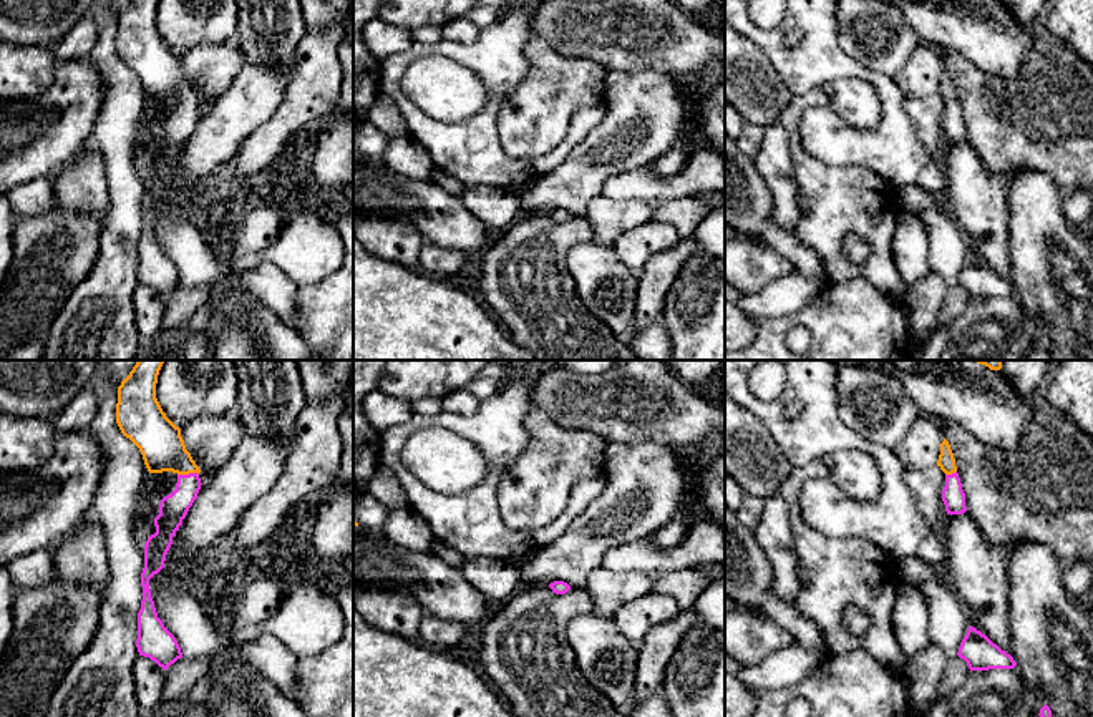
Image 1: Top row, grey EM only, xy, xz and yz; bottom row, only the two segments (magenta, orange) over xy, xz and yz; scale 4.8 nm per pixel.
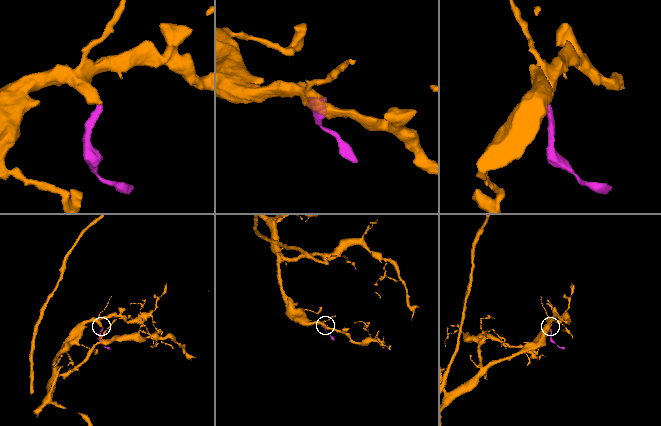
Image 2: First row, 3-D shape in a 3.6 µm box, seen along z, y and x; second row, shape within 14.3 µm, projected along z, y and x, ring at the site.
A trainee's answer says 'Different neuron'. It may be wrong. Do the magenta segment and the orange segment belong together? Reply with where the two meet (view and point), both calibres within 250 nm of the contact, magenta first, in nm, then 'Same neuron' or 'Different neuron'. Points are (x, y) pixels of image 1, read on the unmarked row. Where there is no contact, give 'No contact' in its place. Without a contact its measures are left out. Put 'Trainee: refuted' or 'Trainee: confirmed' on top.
Trainee: refuted
Touches magenta at xy (189, 102). Thickness 140 nm (magenta) against 220 nm. Same neuron

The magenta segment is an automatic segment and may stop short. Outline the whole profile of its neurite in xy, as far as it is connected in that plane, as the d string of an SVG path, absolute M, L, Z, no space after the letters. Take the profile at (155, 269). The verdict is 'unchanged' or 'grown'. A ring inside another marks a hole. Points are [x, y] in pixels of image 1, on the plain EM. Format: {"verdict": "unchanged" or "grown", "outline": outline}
{"verdict": "grown", "outline": "M129 0L118 15L116 51L121 61L139 76L149 101L177 103L176 118L159 131L159 143L154 146L156 161L144 173L143 229L136 267L139 284L149 285L166 299L182 285L182 280L176 266L158 246L149 207L164 196L172 164L202 111L201 98L186 78L181 56L166 45L156 27L158 3L159 0Z"}

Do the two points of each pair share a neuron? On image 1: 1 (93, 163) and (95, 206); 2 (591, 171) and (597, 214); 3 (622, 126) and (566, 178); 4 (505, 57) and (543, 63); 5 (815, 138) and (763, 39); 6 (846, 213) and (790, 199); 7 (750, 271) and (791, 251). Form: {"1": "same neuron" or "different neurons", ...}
{"1": "same neuron", "2": "different neurons", "3": "same neuron", "4": "different neurons", "5": "same neuron", "6": "different neurons", "7": "different neurons"}

